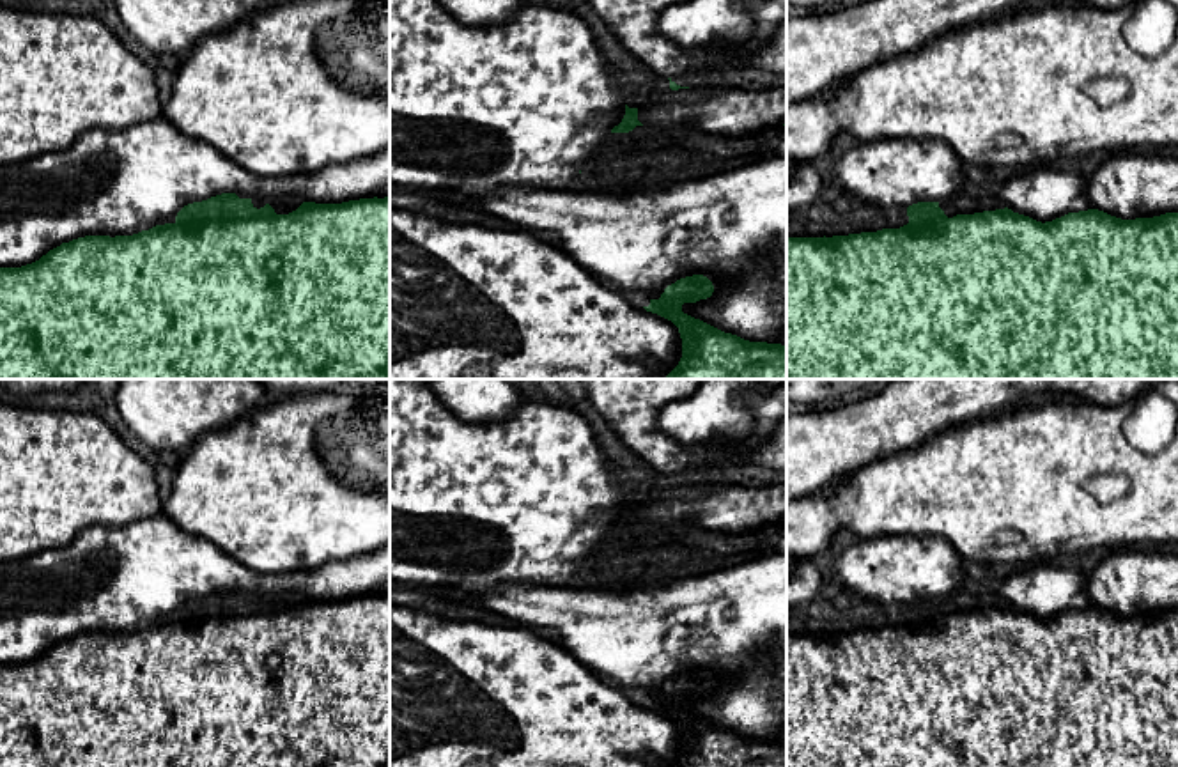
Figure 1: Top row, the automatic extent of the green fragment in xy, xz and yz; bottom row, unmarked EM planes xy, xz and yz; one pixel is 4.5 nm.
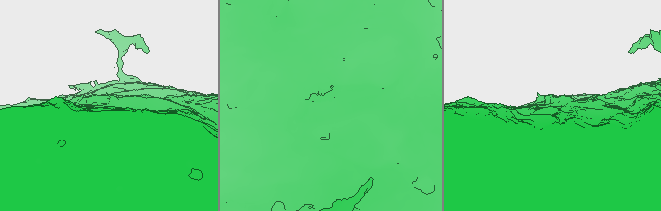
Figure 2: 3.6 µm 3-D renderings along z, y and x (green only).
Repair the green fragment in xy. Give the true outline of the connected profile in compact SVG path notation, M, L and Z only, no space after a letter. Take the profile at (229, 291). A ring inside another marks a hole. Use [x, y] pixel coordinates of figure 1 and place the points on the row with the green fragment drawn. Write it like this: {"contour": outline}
{"contour": "M221 193L184 205L174 223L133 236L85 236L62 243L39 260L21 267L0 267L0 379L390 379L390 197L342 204L305 202L296 193Z"}

